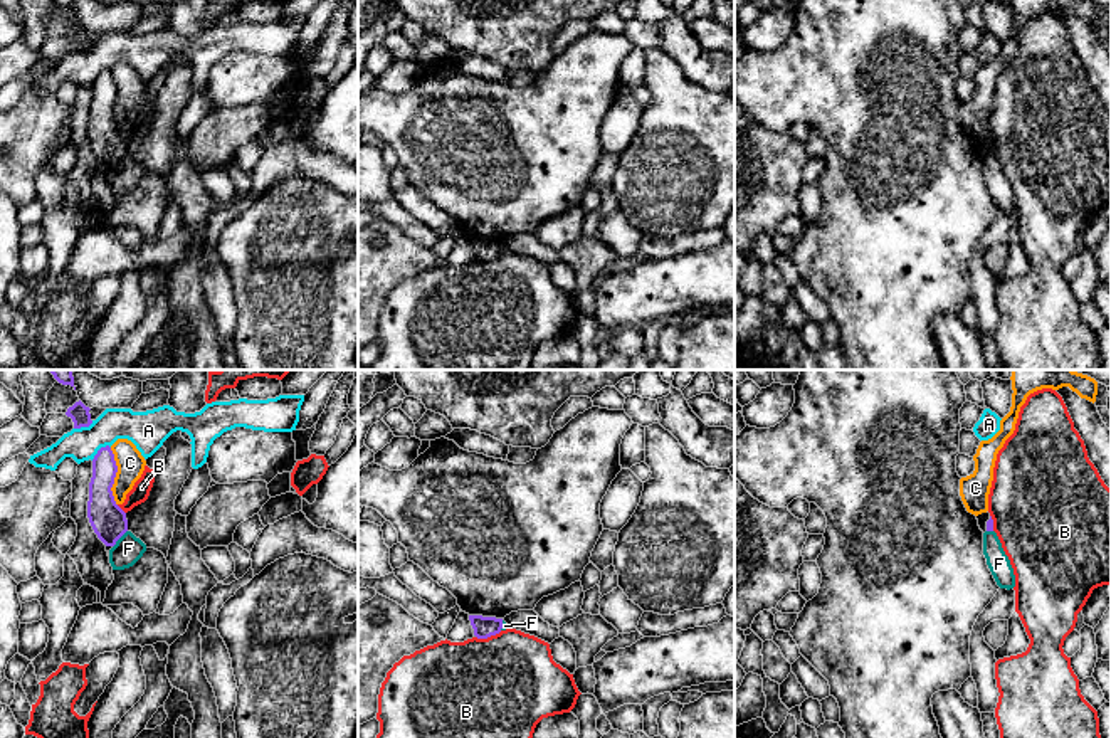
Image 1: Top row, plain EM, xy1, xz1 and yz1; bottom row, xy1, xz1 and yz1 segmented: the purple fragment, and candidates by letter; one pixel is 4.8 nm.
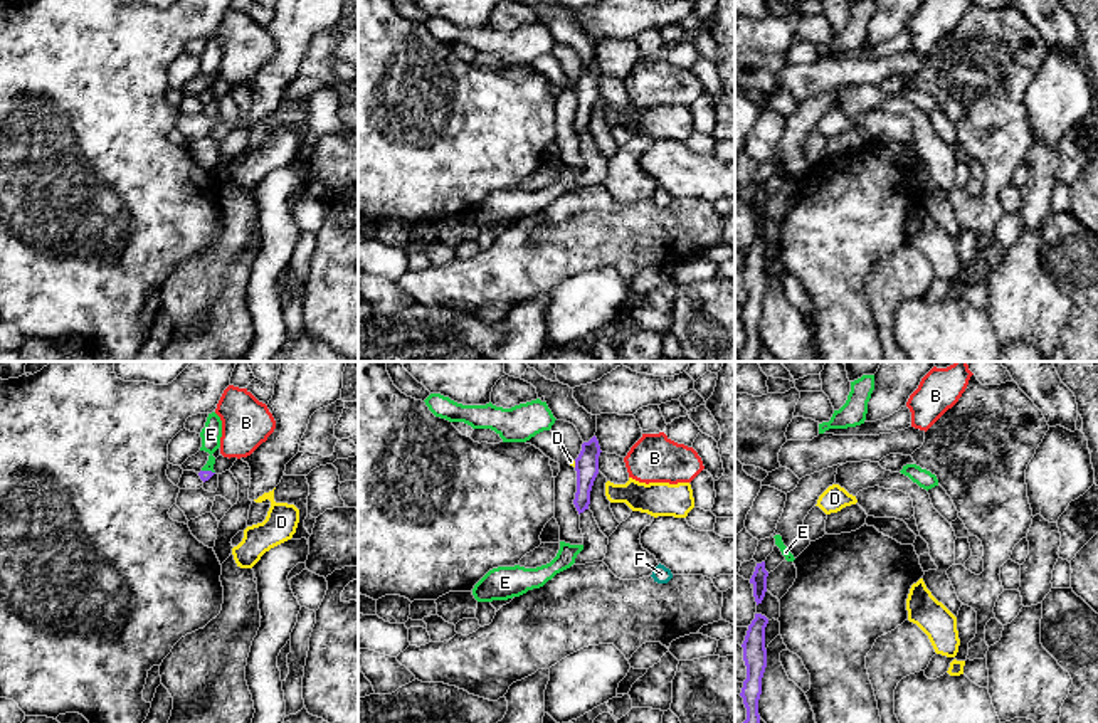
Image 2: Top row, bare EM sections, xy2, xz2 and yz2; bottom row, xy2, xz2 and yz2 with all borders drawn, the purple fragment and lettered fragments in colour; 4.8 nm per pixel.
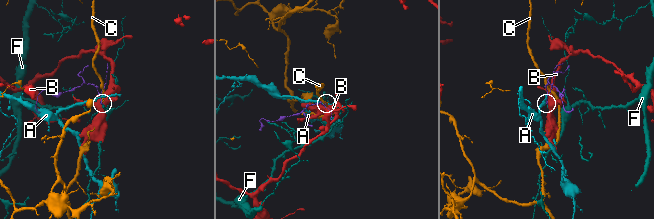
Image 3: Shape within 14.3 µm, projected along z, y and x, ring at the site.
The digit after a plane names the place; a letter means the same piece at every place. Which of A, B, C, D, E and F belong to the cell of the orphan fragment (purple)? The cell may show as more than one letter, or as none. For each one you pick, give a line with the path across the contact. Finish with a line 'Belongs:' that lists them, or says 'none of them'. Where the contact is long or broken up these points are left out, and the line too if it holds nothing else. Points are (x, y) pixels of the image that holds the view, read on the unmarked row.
E: Path across: xy2 (204, 98), (209, 94), (211, 58)
Belongs: E

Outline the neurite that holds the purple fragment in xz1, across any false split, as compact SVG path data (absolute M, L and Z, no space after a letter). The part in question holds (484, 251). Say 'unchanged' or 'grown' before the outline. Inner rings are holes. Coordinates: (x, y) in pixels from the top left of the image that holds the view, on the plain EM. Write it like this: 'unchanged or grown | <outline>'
unchanged | M469 239L471 249L474 252L474 259L477 262L487 262L496 259L503 252L503 242L496 240L482 240L482 239Z

